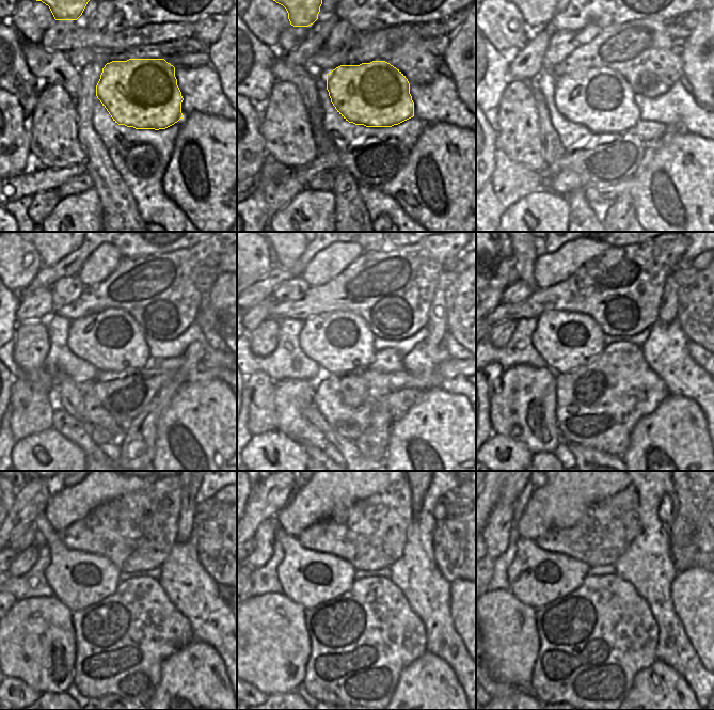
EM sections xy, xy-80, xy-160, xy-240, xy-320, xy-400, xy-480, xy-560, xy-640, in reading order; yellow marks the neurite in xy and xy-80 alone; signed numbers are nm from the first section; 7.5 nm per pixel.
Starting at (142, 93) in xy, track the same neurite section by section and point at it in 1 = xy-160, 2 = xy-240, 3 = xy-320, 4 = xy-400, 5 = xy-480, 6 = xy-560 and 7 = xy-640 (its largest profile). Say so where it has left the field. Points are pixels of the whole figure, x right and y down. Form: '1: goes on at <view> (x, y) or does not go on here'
1: goes on at xy-160 (601, 99)
2: goes on at xy-240 (111, 341)
3: goes on at xy-320 (342, 343)
4: goes on at xy-400 (566, 341)
5: goes on at xy-480 (78, 579)
6: goes on at xy-560 (308, 578)
7: goes on at xy-640 (536, 577)

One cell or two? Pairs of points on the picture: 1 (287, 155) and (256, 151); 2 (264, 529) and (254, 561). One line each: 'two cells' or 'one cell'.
1: two cells
2: one cell

